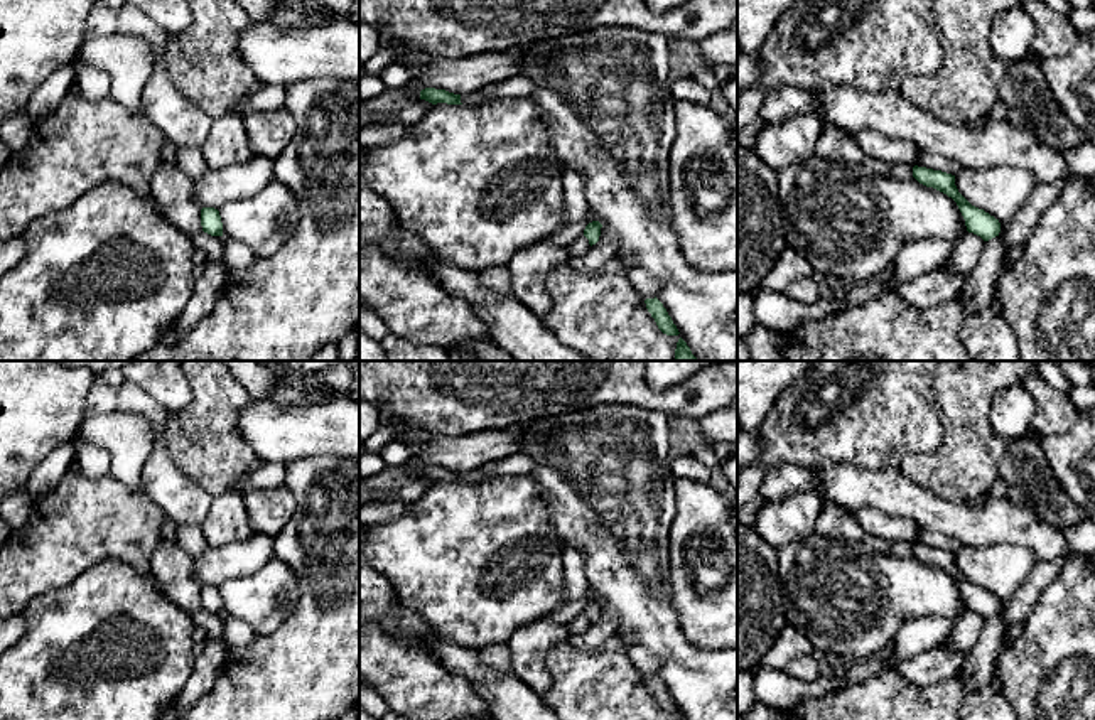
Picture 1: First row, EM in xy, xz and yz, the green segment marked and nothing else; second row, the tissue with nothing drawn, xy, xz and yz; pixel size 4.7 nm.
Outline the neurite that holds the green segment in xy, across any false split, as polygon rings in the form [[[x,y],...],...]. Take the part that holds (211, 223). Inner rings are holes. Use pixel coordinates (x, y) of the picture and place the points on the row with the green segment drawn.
[[[214,207],[201,209],[201,226],[202,226],[202,231],[211,236],[223,236],[221,216],[219,216],[219,211]]]

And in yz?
[[[914,165],[913,177],[920,184],[923,184],[926,187],[933,187],[933,189],[947,194],[948,197],[952,197],[957,202],[957,206],[965,219],[965,226],[967,226],[968,233],[980,236],[984,241],[989,241],[989,239],[999,236],[999,233],[1001,233],[999,219],[995,219],[994,216],[985,212],[984,209],[972,206],[958,192],[958,189],[955,185],[955,175],[941,172],[941,170],[933,170],[933,169]]]

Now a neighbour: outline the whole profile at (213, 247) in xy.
[[[208,233],[189,236],[192,244],[206,253],[206,261],[224,265],[223,236],[211,236]]]

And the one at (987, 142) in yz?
[[[837,86],[808,93],[818,103],[822,120],[839,130],[898,137],[963,169],[1012,167],[1031,174],[1038,184],[1053,184],[1068,170],[1061,150],[1007,120],[985,116],[952,125],[918,108],[901,91],[867,93]]]

